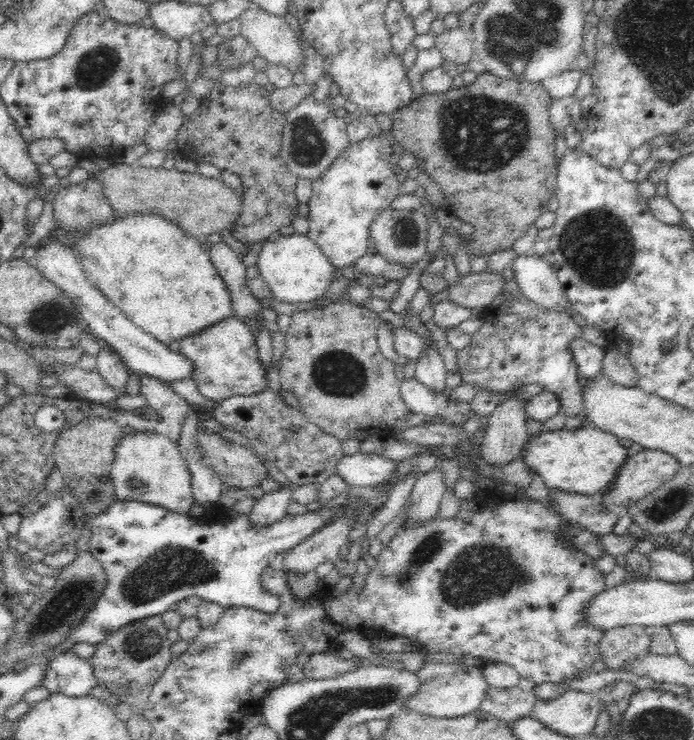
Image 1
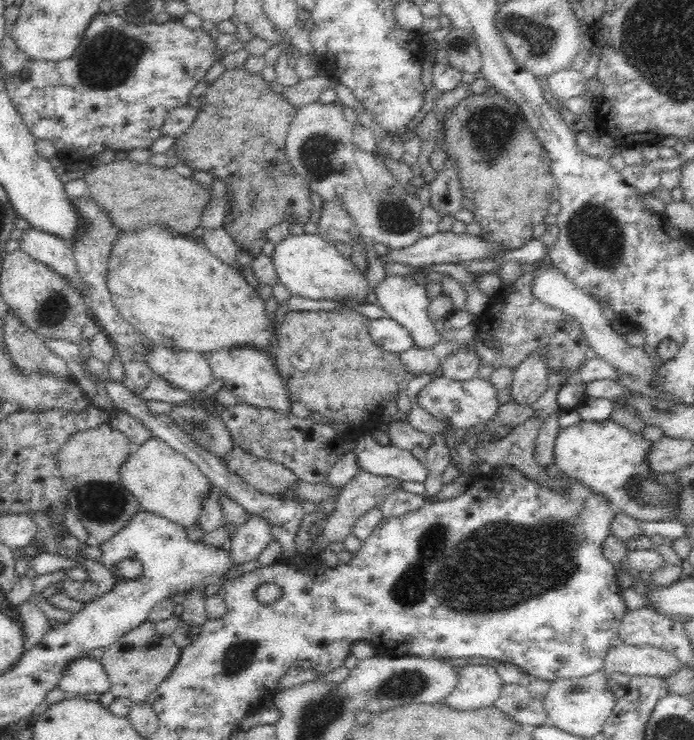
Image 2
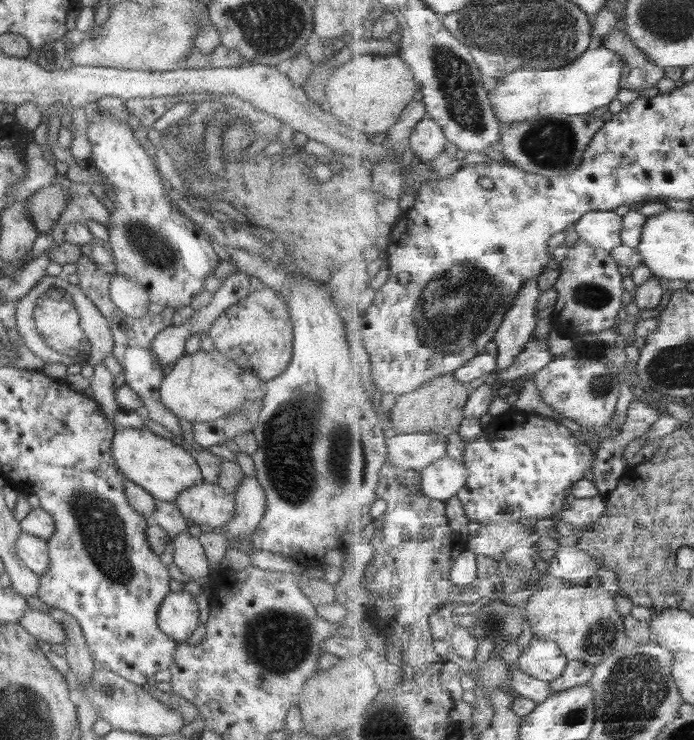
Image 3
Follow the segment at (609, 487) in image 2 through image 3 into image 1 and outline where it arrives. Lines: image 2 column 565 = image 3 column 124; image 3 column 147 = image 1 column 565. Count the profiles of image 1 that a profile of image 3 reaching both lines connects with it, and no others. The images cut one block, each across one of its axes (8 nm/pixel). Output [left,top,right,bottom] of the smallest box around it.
[521,424,628,495]

